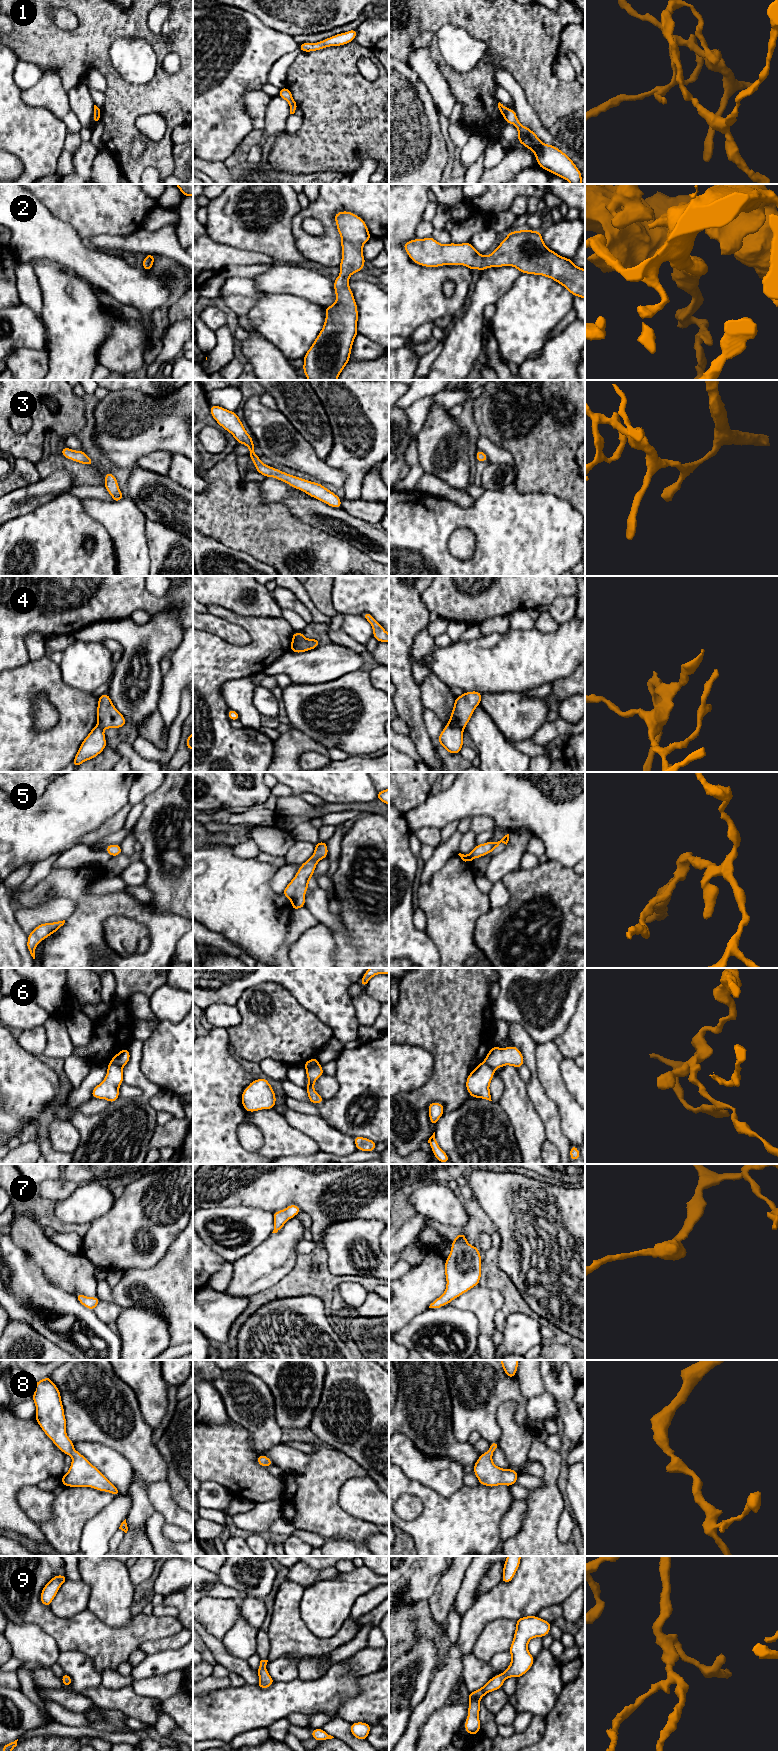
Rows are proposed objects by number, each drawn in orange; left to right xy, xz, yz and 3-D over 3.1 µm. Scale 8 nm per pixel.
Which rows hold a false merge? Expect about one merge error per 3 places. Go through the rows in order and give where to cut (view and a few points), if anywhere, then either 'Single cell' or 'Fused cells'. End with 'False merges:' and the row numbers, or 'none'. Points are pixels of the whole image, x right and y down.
1: Split along yz (507, 109), (503, 115). Fused cells
2: No split. Single cell
3: No split. Single cell
4: Split along xz (299, 632), (295, 645), (291, 649). Fused cells
5: No split. Single cell
6: Split along xz (318, 1063), (306, 1069). Fused cells
7: No split. Single cell
8: No split. Single cell
9: No split. Single cell
False merges: 1, 4, 6

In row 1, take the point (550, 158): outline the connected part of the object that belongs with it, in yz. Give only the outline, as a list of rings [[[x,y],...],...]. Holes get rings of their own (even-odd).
[[[507,109],[503,117],[506,123],[517,127],[518,142],[534,153],[538,166],[568,180],[570,184],[582,184],[581,172],[569,156],[554,145],[543,143],[531,129],[523,126],[514,109]]]

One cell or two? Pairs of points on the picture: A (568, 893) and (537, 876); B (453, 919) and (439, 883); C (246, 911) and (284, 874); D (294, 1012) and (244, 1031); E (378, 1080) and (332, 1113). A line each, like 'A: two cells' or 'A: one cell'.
A: one cell
B: one cell
C: two cells
D: one cell
E: one cell

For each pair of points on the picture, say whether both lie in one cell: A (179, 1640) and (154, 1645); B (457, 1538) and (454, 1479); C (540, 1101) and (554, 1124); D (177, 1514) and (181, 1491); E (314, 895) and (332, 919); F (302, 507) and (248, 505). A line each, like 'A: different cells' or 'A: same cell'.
A: same cell
B: different cells
C: same cell
D: different cells
E: same cell
F: different cells

